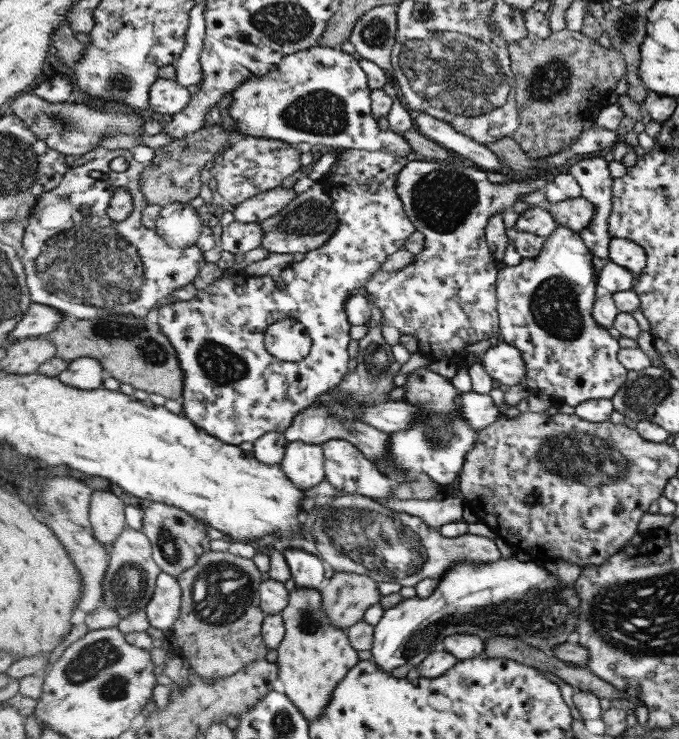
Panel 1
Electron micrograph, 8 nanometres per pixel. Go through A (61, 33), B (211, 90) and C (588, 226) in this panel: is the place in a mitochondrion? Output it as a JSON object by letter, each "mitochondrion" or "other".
{"A":"other","B":"other","C":"other"}

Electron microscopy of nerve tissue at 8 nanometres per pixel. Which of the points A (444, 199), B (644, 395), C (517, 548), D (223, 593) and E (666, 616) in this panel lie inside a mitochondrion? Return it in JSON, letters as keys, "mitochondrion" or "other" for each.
{"A":"mitochondrion","B":"mitochondrion","C":"other","D":"mitochondrion","E":"mitochondrion"}

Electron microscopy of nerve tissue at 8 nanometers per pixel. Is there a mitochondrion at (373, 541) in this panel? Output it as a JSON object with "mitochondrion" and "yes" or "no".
{"mitochondrion":"yes"}

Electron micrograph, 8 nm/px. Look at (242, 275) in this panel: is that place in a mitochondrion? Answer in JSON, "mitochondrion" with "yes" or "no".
{"mitochondrion":"no"}

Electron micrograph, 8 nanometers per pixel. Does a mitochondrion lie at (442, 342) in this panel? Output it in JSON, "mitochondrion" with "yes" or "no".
{"mitochondrion":"no"}

